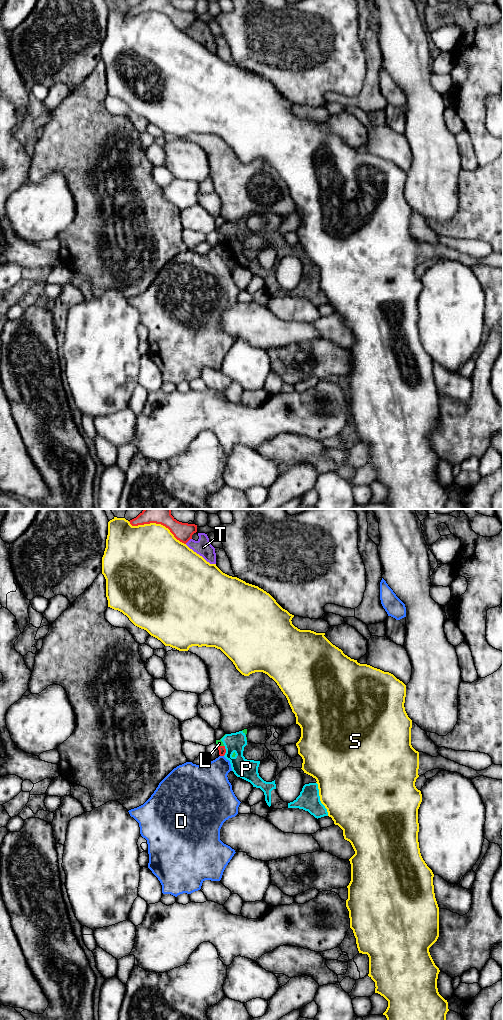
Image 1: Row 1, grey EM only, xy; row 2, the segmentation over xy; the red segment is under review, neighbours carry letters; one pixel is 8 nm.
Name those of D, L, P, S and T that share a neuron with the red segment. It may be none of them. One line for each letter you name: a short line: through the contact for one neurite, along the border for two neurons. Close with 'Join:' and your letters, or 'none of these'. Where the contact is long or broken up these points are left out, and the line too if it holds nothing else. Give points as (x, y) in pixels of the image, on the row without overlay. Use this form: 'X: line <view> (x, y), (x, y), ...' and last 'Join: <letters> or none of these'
Join: none of these

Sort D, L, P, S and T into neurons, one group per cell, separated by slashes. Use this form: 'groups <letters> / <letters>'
groups D / L P / S / T

